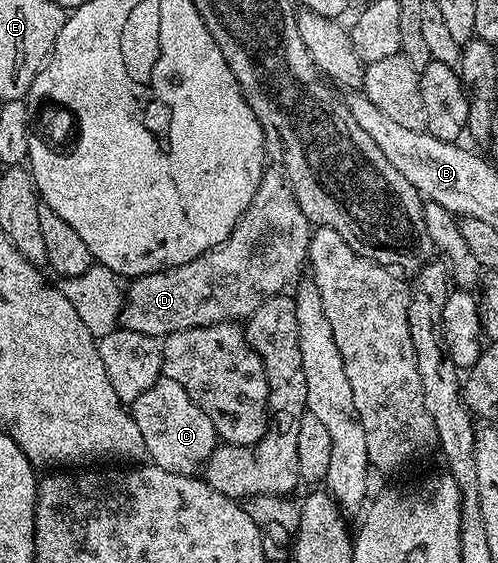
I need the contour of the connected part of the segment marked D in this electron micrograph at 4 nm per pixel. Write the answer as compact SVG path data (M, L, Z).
M268 169L262 174L252 205L224 242L184 265L135 275L129 280L119 324L127 331L165 337L180 329L249 317L268 297L283 294L286 286L299 278L298 270L303 270L310 253L311 234L312 225L300 213L290 182L281 170Z

